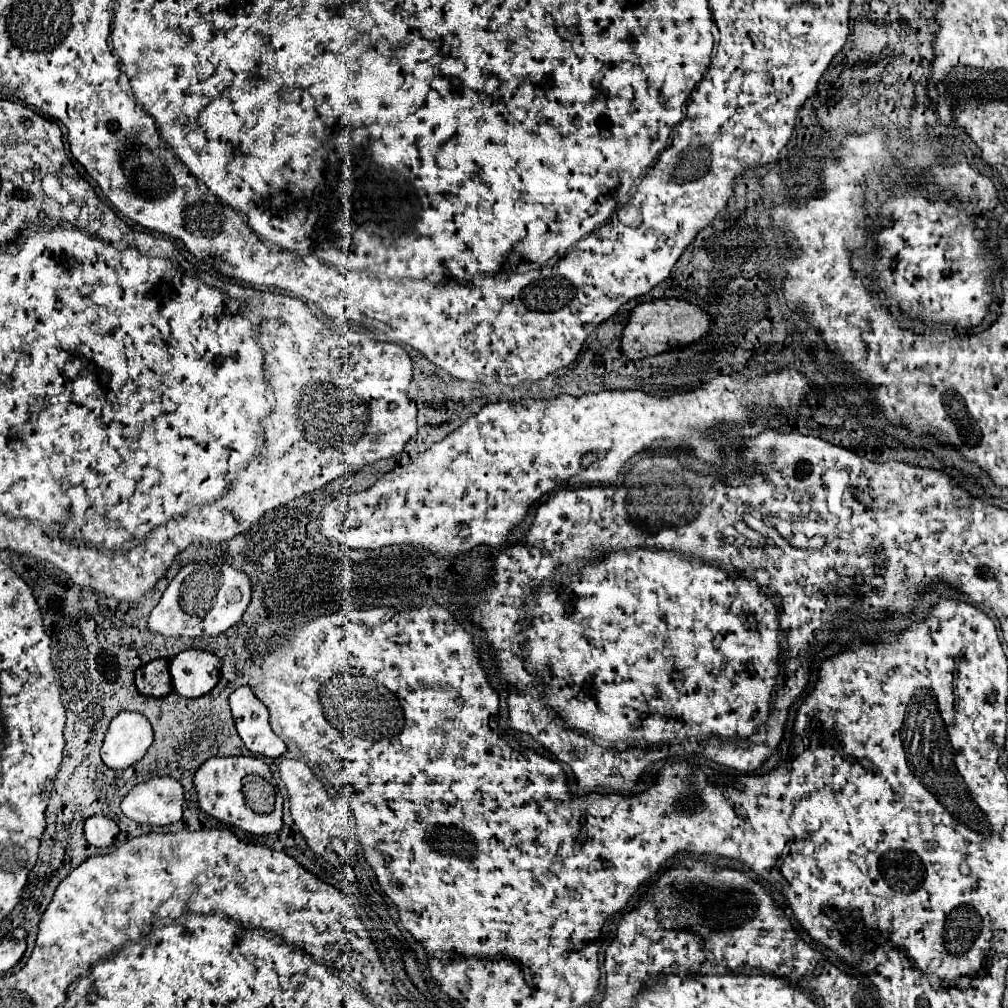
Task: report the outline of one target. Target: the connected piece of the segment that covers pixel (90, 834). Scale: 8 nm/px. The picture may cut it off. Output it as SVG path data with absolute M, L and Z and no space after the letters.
M92 815L84 823L84 837L94 847L108 847L118 835L118 825L102 815Z

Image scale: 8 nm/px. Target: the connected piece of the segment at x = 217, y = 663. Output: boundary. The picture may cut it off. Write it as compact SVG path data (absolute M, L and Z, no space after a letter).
M186 649L170 663L174 691L182 697L202 697L214 689L220 679L222 661L204 649Z

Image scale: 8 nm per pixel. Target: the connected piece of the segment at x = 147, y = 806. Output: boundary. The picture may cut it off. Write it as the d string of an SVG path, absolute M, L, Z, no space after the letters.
M150 777L138 783L122 799L128 819L146 825L168 825L182 819L182 785L172 777Z

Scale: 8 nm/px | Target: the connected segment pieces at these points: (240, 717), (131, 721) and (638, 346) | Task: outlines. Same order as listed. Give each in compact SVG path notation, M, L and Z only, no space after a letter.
M238 687L230 697L232 717L248 751L264 757L280 757L286 751L286 745L280 737L274 735L268 723L268 709L256 699L250 687Z
M122 711L108 725L102 743L102 761L110 769L126 769L144 757L152 741L150 721L140 713Z
M656 299L636 305L630 311L628 325L622 331L620 337L620 349L630 359L644 359L658 353L664 353L668 349L690 345L692 341L702 339L710 329L710 317L706 311L698 309L692 303L676 301L676 299Z

